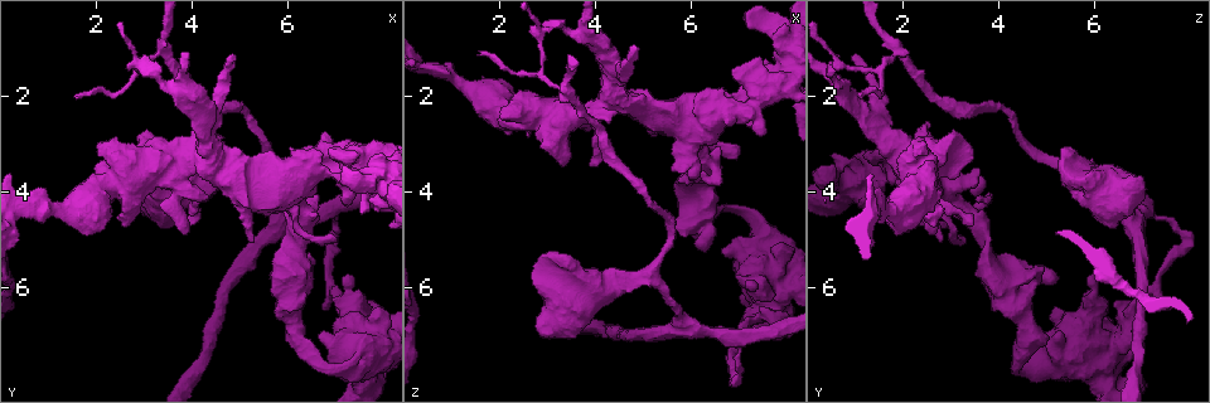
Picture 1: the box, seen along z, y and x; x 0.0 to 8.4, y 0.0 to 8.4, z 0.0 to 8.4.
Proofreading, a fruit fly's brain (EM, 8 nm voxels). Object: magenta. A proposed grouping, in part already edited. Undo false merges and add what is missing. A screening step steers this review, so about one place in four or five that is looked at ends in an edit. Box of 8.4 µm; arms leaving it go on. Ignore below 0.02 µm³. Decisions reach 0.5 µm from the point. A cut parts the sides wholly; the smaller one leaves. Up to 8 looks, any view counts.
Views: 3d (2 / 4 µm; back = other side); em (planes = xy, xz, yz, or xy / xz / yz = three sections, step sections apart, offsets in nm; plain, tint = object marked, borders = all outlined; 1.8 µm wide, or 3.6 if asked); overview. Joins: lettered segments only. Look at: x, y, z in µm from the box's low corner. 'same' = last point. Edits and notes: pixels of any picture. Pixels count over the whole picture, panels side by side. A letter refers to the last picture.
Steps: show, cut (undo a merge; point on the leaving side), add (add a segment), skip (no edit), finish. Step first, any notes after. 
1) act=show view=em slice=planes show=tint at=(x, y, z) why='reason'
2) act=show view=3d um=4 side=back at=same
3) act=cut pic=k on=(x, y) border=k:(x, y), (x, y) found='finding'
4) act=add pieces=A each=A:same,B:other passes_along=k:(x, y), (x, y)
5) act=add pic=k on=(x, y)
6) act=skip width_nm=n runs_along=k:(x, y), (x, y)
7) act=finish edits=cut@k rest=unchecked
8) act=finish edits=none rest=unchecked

act=show view=em slice=xz step=16 show=borders at=(3.25, 3.15, 5.30)

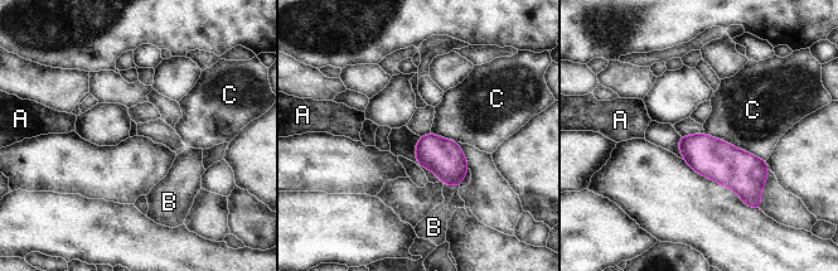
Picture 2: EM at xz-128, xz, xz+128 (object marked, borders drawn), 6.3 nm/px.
act=show view=em slice=planes show=borders at=same

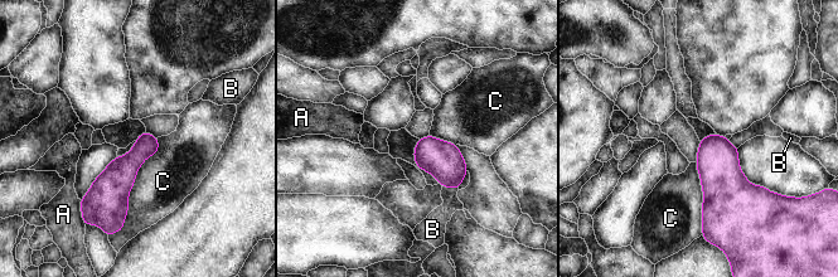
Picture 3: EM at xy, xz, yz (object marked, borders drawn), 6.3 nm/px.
act=skip longest_contact=C:600nm each=A:other,B:other,C:other border=3:(158, 137), (122, 226) found='none of them fits'

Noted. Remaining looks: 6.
act=show view=em slice=planes show=borders at=(1.60, 4.30, 2.00) why='sudden change in width'

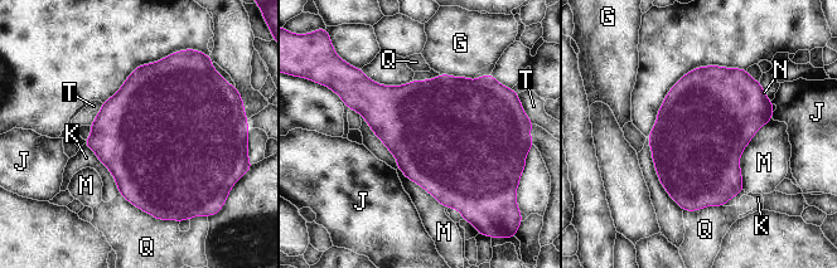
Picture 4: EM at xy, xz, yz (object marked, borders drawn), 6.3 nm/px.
act=skip width_nm=600 each=G:other,J:other,K:other,M:other,N:other,Q:other,T:other border=4:(772, 117), (740, 156), (743, 189) found='all the same neuron'

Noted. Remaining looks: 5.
act=show view=3d um=4 at=(6.20, 5.90, 5.15) why='stops while still wide'

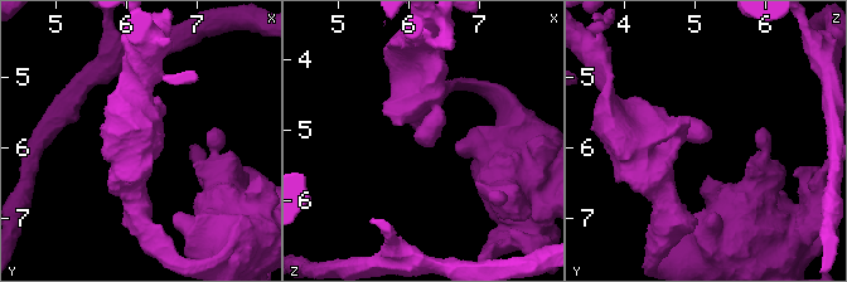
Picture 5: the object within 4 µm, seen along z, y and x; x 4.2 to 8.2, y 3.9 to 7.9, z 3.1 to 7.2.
act=show view=em slice=yz step=8 show=borders at=(6.20, 5.95, 5.20) why='shape alone is not enough'

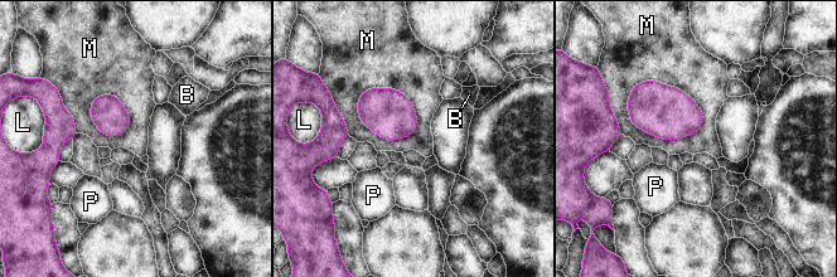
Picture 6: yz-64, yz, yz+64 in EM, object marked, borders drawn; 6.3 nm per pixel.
act=skip each=B:other,L:other,M:other,P:other border=6:(627, 98), (675, 86), (704, 122) found='none of them fits'

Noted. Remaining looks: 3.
act=finish edits=none rest=unchecked

